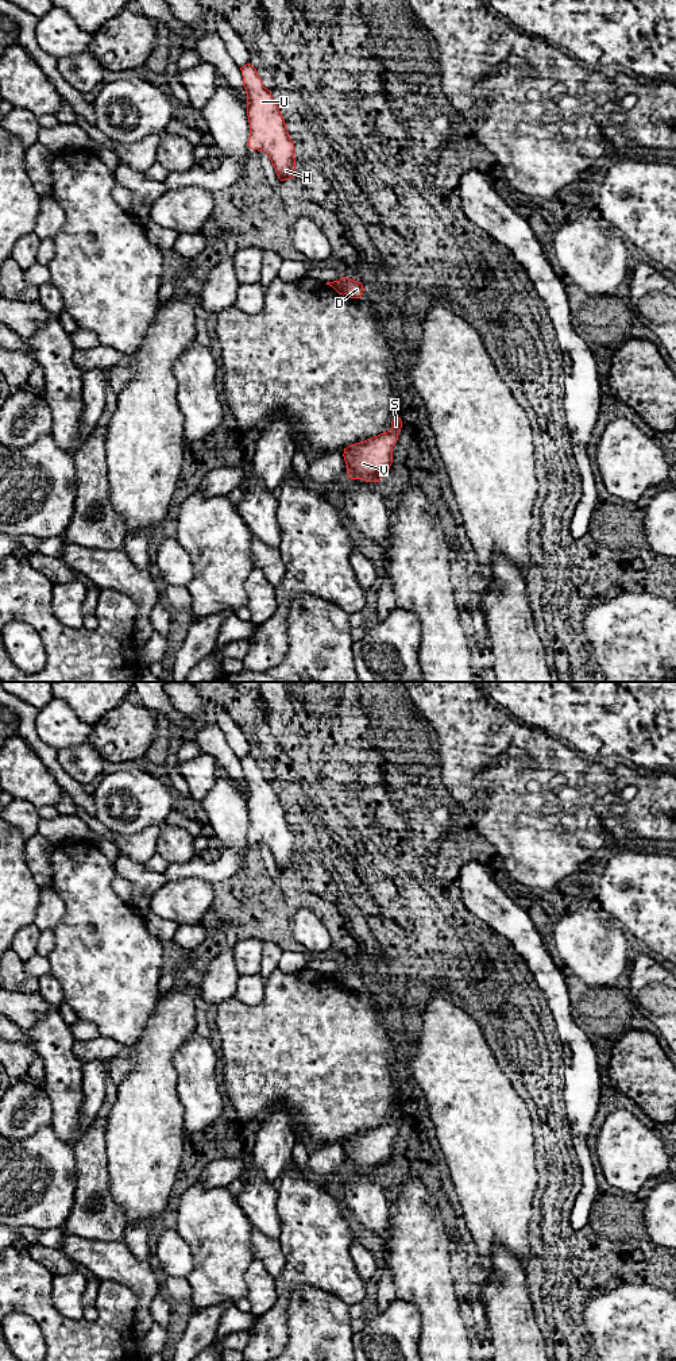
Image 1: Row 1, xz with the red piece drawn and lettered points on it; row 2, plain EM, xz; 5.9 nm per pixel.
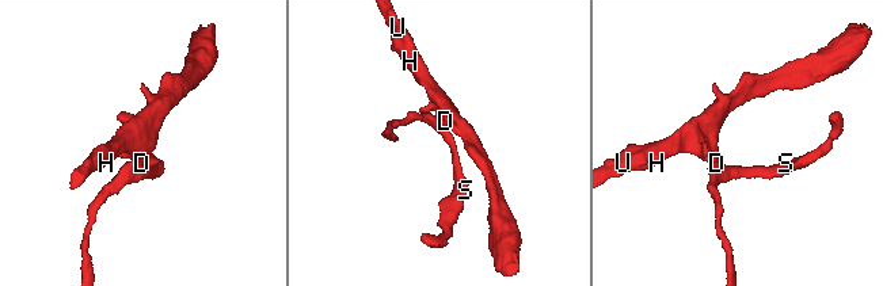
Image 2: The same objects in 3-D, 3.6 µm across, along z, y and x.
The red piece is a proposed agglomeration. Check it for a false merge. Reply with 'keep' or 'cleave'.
cleave

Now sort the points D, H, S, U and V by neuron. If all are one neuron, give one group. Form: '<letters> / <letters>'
D H U / S V

